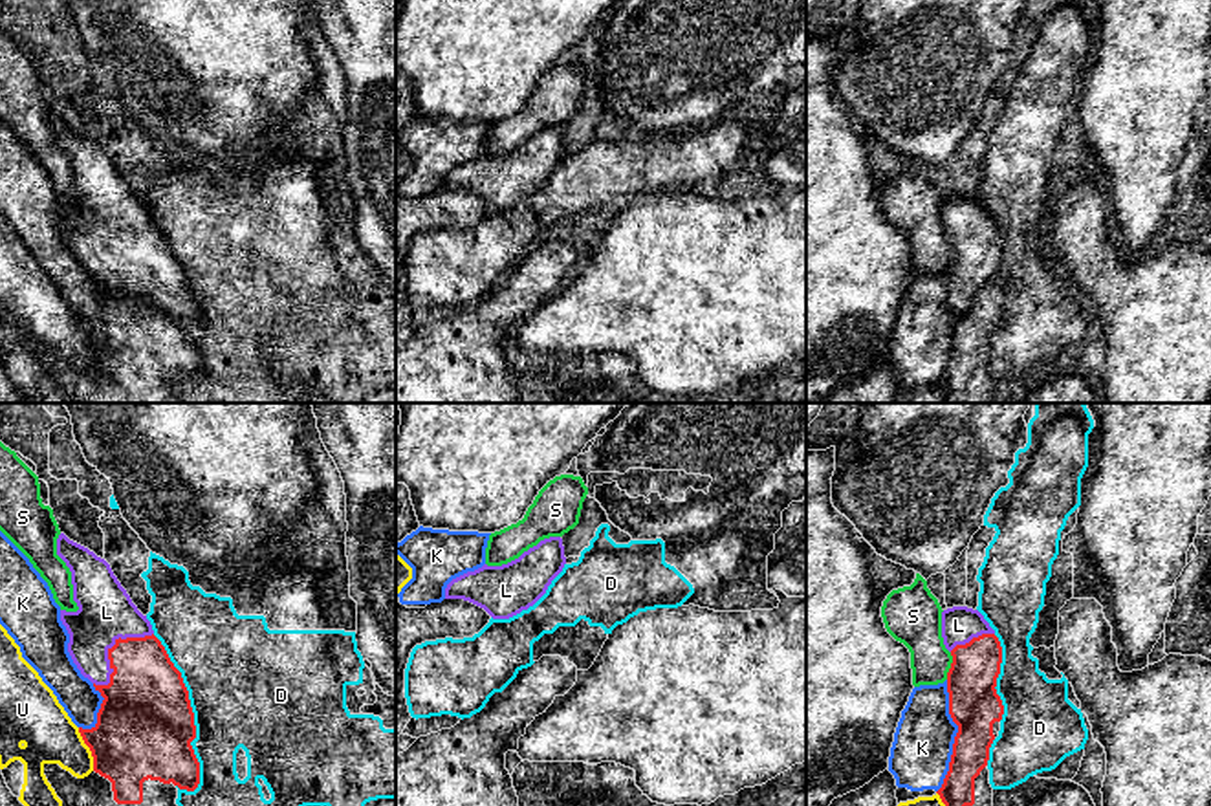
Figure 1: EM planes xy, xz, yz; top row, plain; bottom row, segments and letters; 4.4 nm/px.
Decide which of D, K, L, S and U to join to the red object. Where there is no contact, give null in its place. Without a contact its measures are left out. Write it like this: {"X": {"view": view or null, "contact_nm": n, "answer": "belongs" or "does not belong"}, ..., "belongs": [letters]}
{"D": {"view": "xy", "contact_nm": 700, "answer": "does not belong"}, "K": {"view": "yz", "contact_nm": 500, "answer": "does not belong"}, "L": {"view": "xy", "contact_nm": 340, "answer": "belongs"}, "S": {"view": "yz", "contact_nm": 120, "answer": "does not belong"}, "U": {"view": "xy", "contact_nm": 200, "answer": "does not belong"}, "belongs": ["L"]}

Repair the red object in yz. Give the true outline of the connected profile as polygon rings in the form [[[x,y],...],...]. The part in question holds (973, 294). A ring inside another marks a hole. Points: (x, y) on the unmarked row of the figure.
[[[953,196],[942,202],[942,227],[953,245],[947,262],[949,304],[958,315],[949,361],[936,381],[947,403],[975,394],[975,368],[987,355],[993,313],[1004,295],[997,284],[1002,236],[978,200]]]

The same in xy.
[[[64,123],[57,128],[57,145],[71,161],[73,191],[79,196],[77,202],[60,200],[70,223],[68,242],[104,288],[97,313],[92,319],[79,317],[92,341],[93,361],[112,372],[117,394],[141,394],[143,372],[148,368],[194,381],[200,374],[200,352],[191,335],[196,315],[181,262],[104,148]]]

